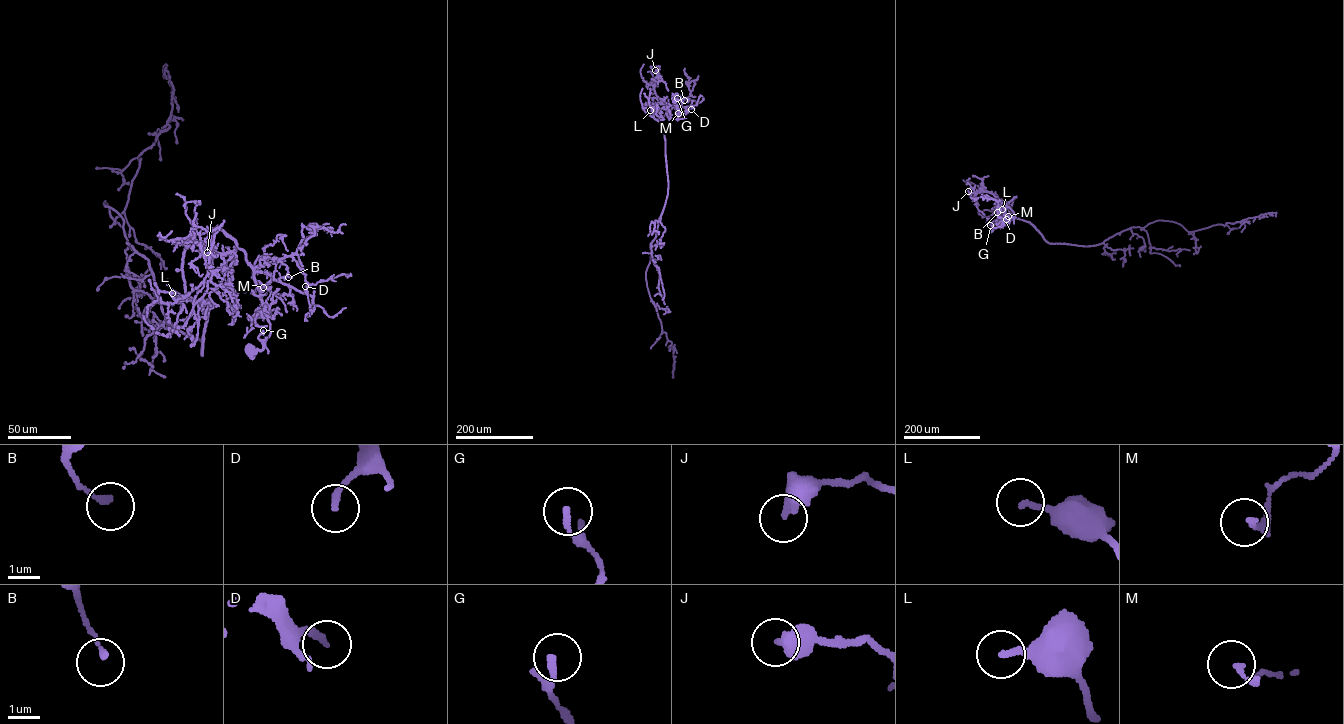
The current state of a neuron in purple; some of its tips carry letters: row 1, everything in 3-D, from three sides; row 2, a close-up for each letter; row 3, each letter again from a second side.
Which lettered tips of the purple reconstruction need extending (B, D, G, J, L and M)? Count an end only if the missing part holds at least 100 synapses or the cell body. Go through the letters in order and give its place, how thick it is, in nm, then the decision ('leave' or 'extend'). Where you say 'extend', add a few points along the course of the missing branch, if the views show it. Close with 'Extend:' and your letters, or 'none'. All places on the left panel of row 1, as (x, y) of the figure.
B: at (288, 277); 150 nm thick; leave
D: at (305, 286); 190 nm thick; leave
G: at (263, 330); 130 nm thick; leave
J: at (207, 252); 400 nm thick; leave
L: at (172, 293); 190 nm thick; leave
M: at (263, 287); 200 nm thick; leave
Extend: none

